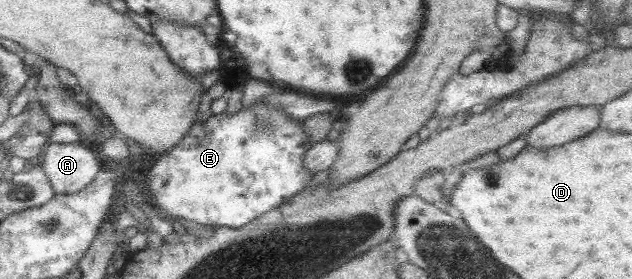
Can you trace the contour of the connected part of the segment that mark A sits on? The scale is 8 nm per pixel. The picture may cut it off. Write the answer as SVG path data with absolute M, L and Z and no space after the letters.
M48 143L39 167L56 194L79 191L100 171L100 163L82 143Z

